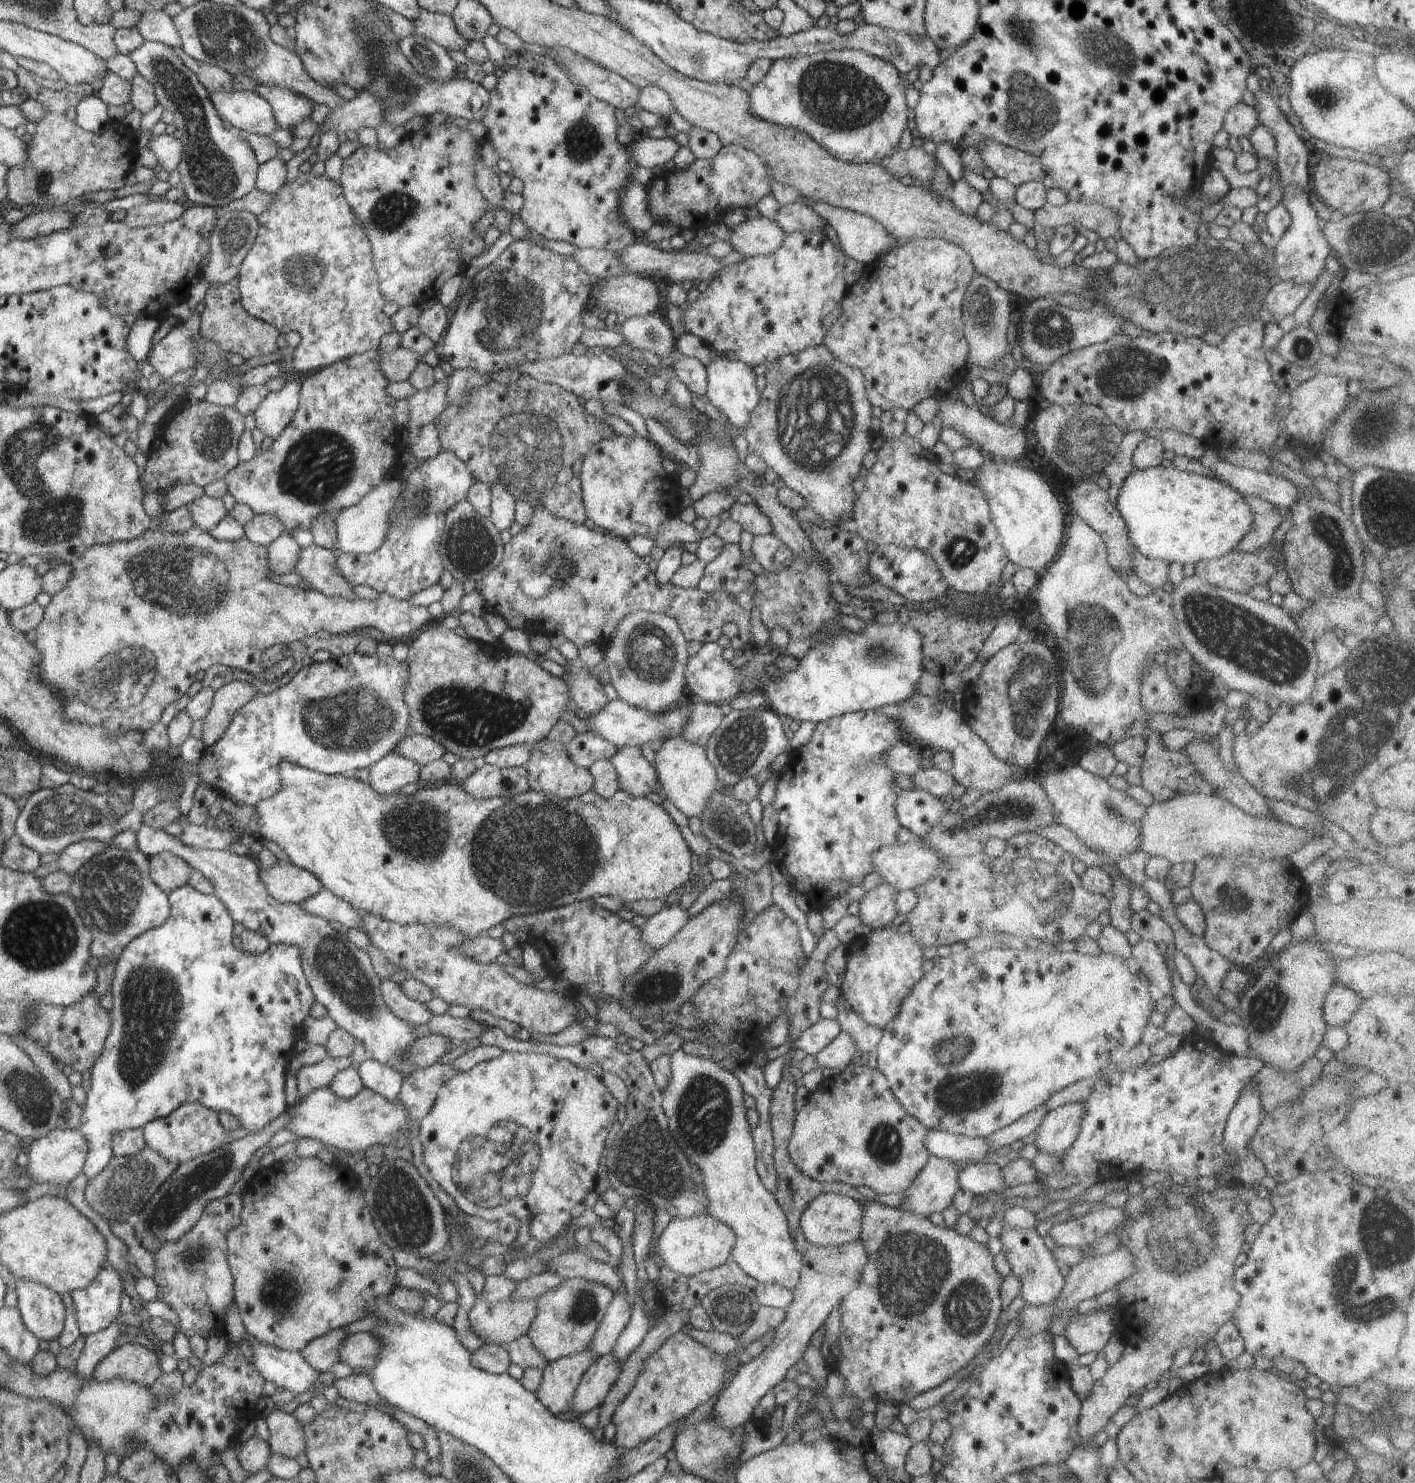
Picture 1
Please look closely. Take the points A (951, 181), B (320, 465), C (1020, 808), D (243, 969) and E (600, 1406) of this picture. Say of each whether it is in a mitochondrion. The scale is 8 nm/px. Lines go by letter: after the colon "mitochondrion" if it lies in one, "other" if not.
A: other
B: mitochondrion
C: mitochondrion
D: other
E: other

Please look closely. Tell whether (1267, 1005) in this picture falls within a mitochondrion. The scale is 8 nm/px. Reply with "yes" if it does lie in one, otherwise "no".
yes

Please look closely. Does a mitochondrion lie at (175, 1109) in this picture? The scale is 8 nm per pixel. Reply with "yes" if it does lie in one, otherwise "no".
no

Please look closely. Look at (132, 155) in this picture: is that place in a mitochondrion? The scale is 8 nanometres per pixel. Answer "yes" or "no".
no

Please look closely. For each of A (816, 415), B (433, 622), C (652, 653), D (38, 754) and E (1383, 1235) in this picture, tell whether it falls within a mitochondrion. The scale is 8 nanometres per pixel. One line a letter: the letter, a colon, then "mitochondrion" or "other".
A: mitochondrion
B: other
C: mitochondrion
D: other
E: mitochondrion

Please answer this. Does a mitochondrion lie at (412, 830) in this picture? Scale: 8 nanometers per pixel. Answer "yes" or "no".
yes

